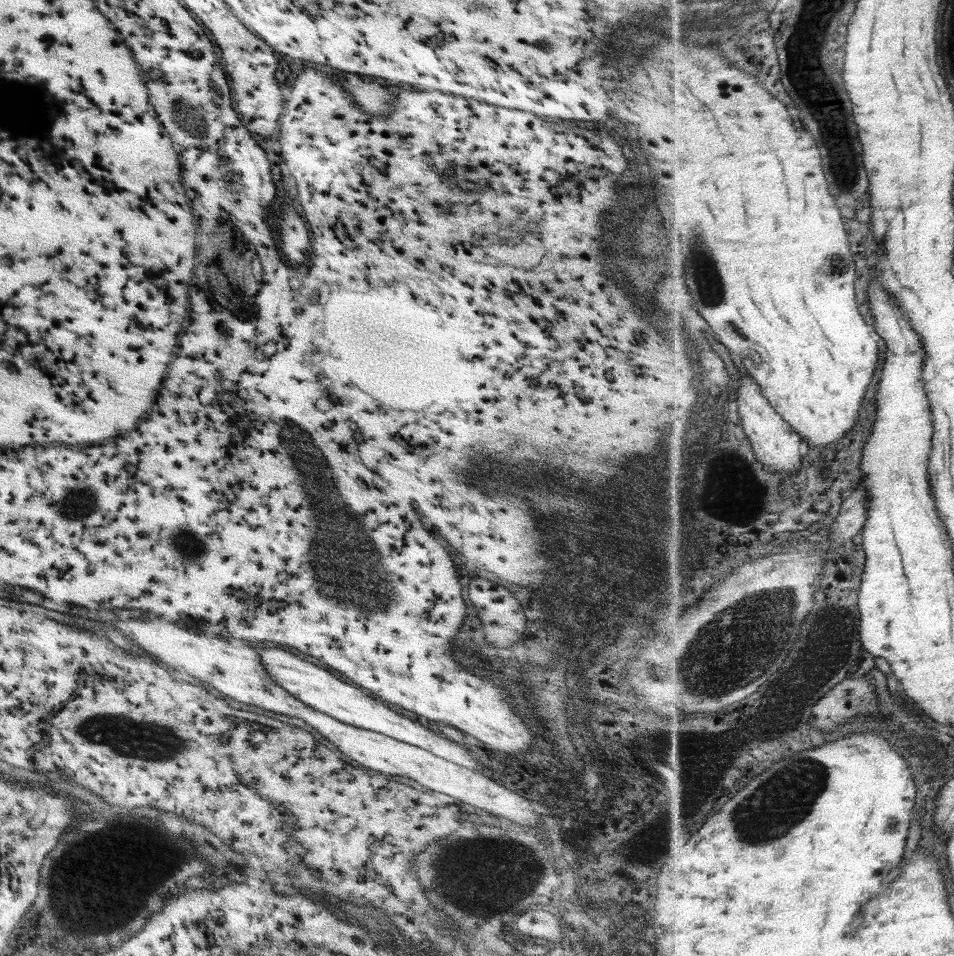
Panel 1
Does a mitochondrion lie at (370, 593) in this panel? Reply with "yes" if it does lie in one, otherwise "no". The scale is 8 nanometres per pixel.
yes

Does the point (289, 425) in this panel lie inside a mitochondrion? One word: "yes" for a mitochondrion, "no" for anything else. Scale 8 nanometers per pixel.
no

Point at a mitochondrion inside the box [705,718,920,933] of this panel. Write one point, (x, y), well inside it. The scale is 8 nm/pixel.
(776, 811)

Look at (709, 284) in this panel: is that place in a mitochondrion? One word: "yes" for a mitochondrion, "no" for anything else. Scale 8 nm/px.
yes

